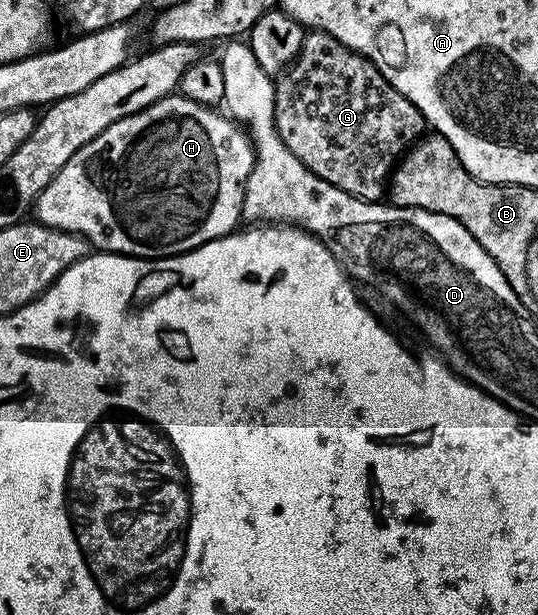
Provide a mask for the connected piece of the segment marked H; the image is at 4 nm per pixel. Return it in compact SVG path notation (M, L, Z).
M173 92L167 98L150 104L142 112L131 114L110 124L110 128L106 128L106 132L94 136L94 140L90 140L90 144L78 148L78 152L74 152L74 156L70 156L70 160L66 160L66 164L62 164L62 168L56 173L54 180L50 180L50 184L46 184L43 192L36 197L34 218L35 221L55 230L64 230L68 234L79 234L100 252L126 254L130 258L172 258L176 254L184 254L187 250L198 248L215 238L225 238L241 225L244 209L244 185L252 171L253 157L254 151L247 133L231 117L225 116L219 109L192 102L183 94Z

